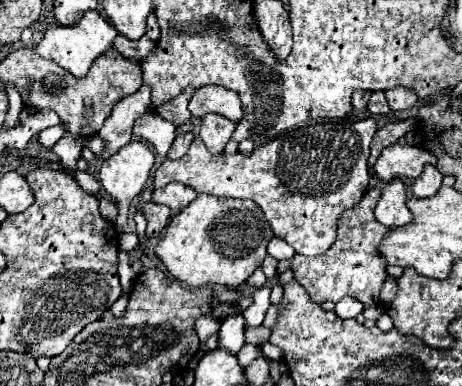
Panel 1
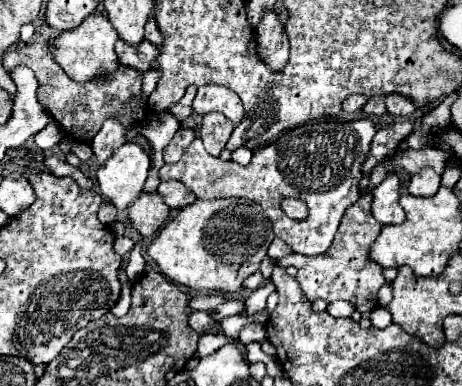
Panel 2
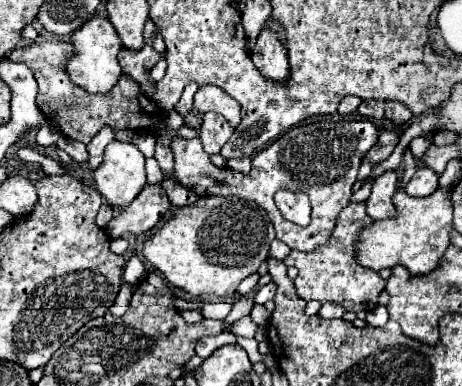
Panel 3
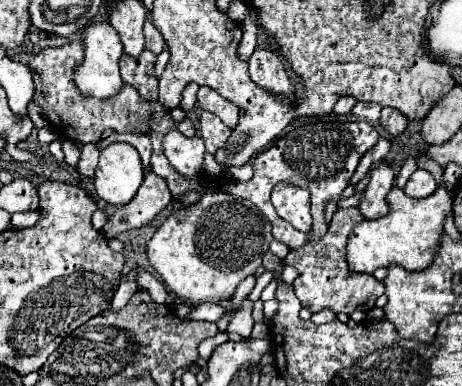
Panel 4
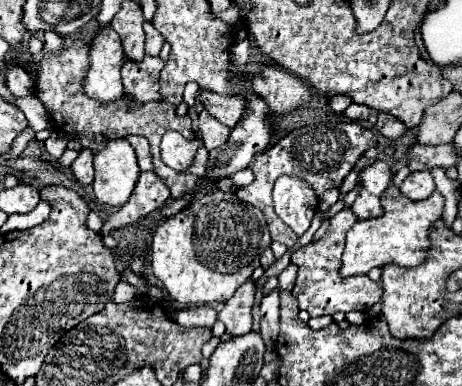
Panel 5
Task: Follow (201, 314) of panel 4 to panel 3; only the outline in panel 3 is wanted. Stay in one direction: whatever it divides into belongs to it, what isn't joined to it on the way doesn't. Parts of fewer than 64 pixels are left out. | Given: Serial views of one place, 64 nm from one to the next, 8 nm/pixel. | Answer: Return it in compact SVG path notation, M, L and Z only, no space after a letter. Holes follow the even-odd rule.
M216 302L216 304L210 304L210 306L204 304L200 308L200 314L202 314L202 318L210 318L210 320L224 320L230 314L230 310L232 310L232 304Z

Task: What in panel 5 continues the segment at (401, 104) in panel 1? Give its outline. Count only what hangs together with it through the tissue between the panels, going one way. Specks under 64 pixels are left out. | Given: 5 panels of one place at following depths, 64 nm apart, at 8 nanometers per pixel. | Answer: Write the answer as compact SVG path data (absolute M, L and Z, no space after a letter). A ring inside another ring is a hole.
M386 112L378 114L376 130L378 130L378 134L382 134L384 138L390 138L390 140L396 140L406 132L404 124L400 124L400 120L396 120L392 114L386 114Z

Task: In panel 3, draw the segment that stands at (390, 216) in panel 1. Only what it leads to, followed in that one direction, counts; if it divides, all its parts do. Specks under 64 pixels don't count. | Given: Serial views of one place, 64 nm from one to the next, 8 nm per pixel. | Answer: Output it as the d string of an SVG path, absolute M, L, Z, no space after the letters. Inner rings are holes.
M394 170L384 172L372 184L372 192L366 200L366 212L372 220L384 220L388 216L396 216L396 208L392 208L392 192L396 192L398 176Z

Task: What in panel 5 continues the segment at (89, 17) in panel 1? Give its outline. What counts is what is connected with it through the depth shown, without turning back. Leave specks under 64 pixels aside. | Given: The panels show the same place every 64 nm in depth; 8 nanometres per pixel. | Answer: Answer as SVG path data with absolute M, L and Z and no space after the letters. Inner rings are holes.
M102 28L92 42L90 50L90 70L84 80L84 90L90 98L98 102L112 102L118 100L122 90L120 68L126 62L122 52L120 36L112 28Z

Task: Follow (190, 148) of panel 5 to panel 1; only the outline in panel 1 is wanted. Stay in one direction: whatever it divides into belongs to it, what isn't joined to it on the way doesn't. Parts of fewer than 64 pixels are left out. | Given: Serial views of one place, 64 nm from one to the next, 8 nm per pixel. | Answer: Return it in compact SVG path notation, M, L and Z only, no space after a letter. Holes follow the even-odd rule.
M364 118L356 122L340 120L340 122L324 122L312 124L306 128L294 128L290 132L280 134L272 142L256 148L250 158L236 154L210 154L200 138L194 138L190 150L180 160L164 160L154 172L152 184L154 188L164 188L168 182L182 182L190 186L196 194L212 194L226 198L250 198L262 210L266 220L272 226L274 236L288 242L296 254L304 256L320 256L324 254L336 240L338 218L344 210L352 208L360 202L368 188L368 154L370 140L376 134L378 126L374 118Z

